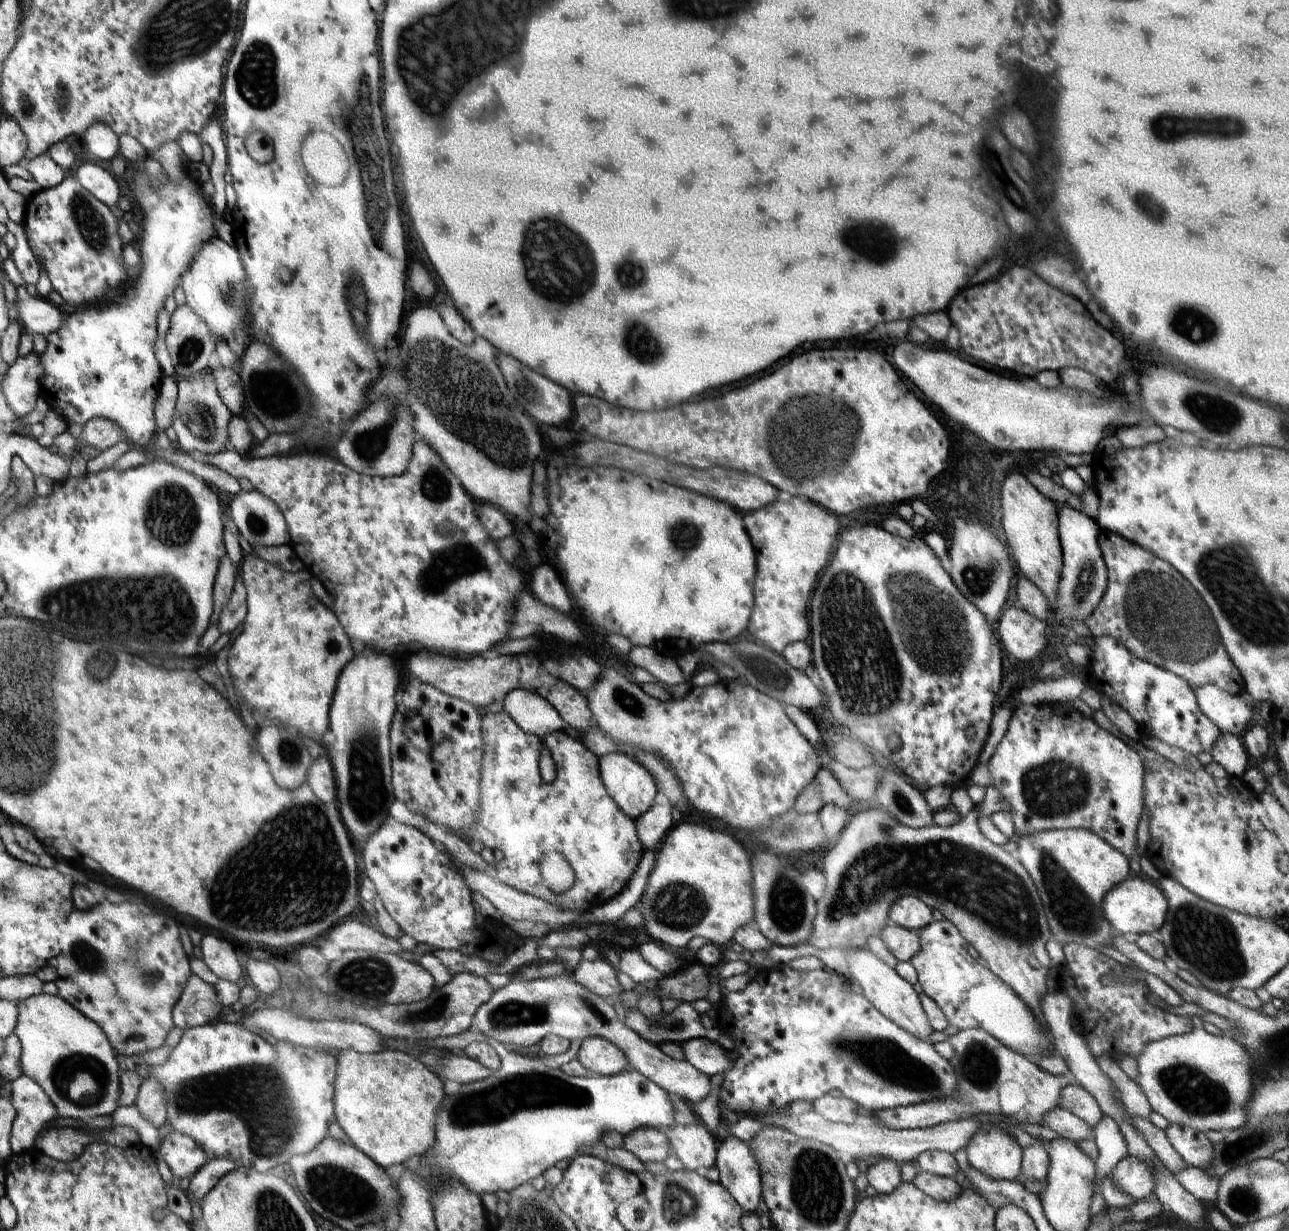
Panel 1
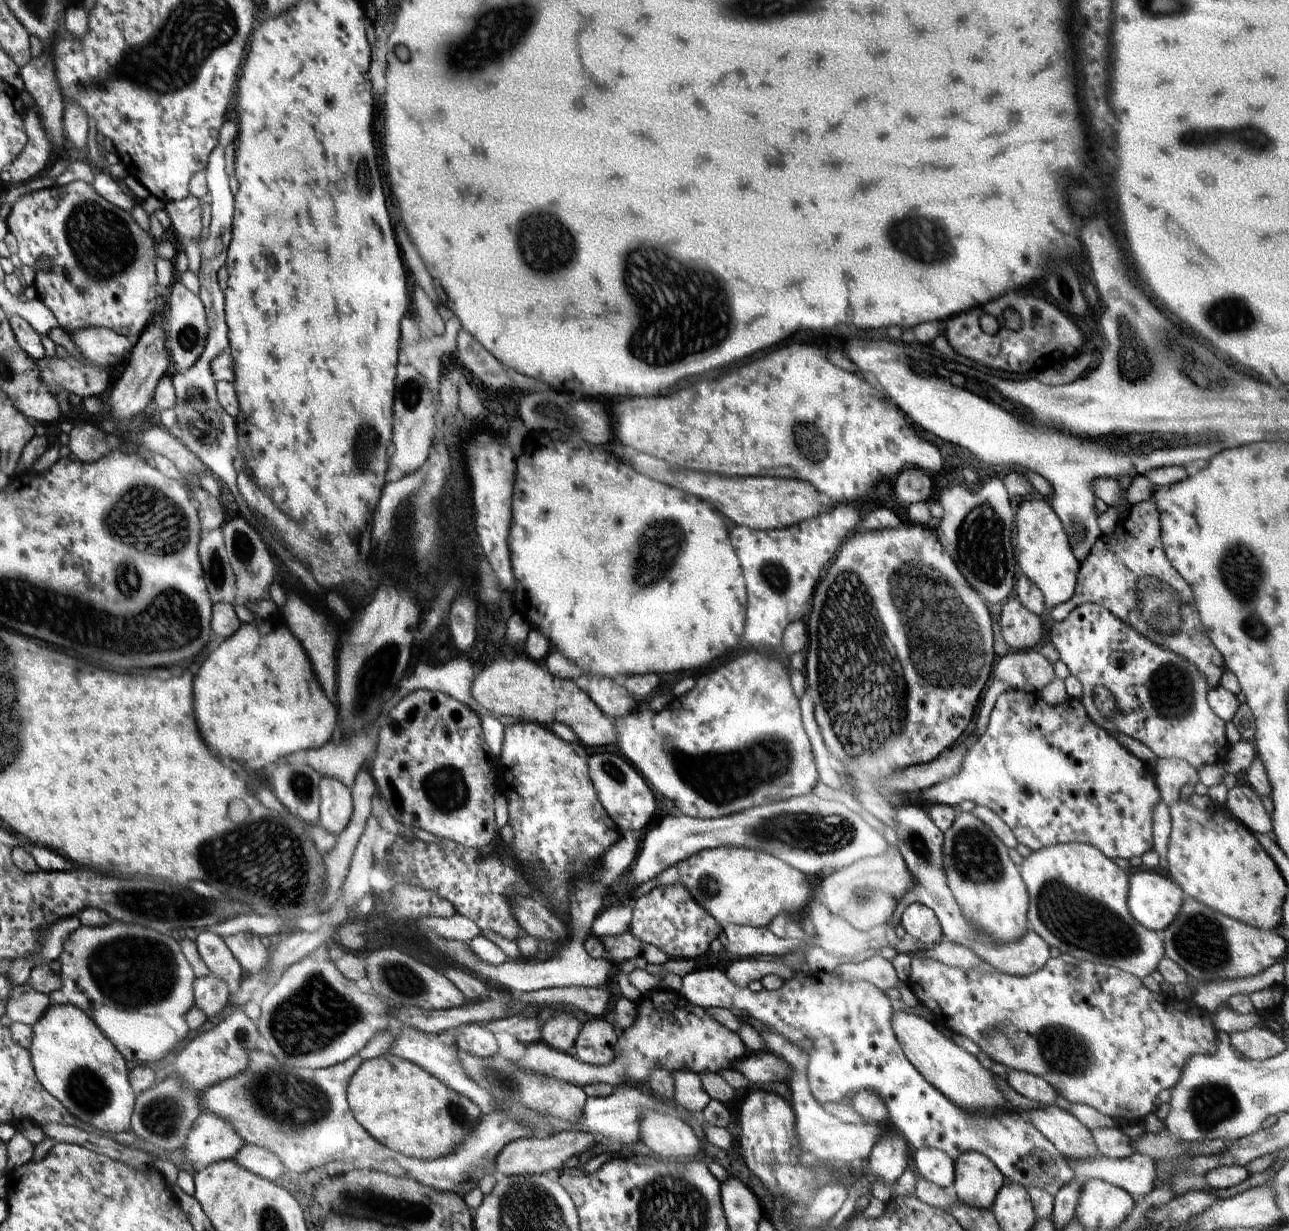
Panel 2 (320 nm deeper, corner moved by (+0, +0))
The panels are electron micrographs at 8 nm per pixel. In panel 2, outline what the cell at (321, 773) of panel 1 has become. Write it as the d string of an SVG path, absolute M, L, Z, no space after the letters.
M321 777L319 782L319 824L330 834L340 834L347 826L353 811L350 788L339 780Z

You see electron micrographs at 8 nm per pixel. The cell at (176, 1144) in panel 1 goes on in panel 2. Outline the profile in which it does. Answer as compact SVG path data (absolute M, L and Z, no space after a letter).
M204 1111L188 1131L183 1150L190 1164L200 1171L209 1164L234 1159L244 1145L244 1139L229 1122Z

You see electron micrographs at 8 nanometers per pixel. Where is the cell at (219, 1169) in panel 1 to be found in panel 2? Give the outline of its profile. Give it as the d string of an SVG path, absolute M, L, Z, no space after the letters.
M244 1145L234 1160L242 1168L272 1182L287 1172L284 1163L276 1156L276 1153L261 1146Z

